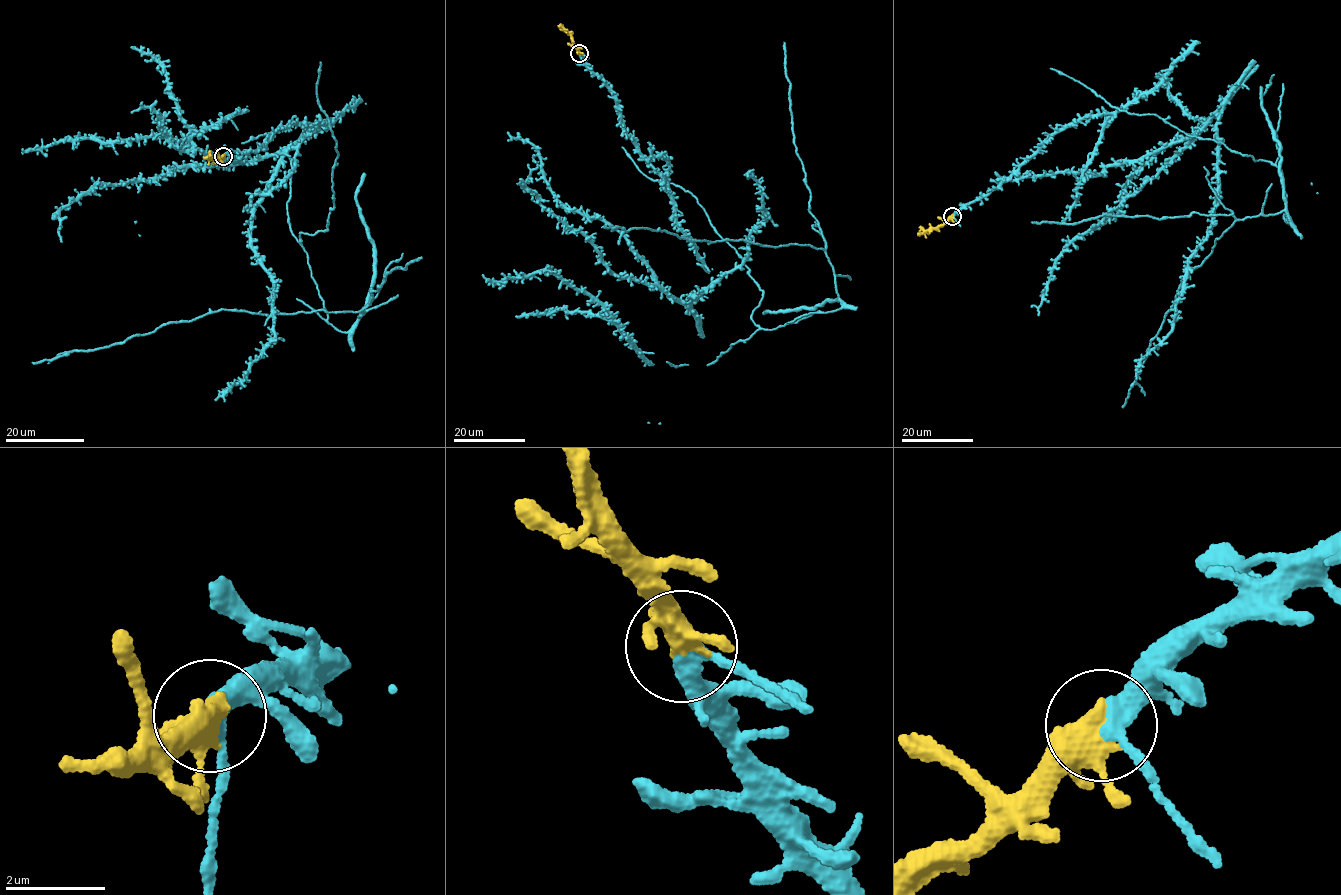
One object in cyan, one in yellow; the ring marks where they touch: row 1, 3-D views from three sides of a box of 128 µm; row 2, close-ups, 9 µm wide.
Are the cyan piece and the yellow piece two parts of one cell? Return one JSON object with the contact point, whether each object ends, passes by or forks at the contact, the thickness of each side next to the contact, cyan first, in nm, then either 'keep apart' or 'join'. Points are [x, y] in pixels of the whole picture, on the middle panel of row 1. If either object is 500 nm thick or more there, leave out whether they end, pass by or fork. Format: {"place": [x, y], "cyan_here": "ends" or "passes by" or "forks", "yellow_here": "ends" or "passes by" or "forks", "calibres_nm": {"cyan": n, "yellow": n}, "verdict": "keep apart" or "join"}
{"place": [579, 53], "cyan_here": "passes by", "yellow_here": "forks", "calibres_nm": {"cyan": 320, "yellow": 360}, "verdict": "join"}

